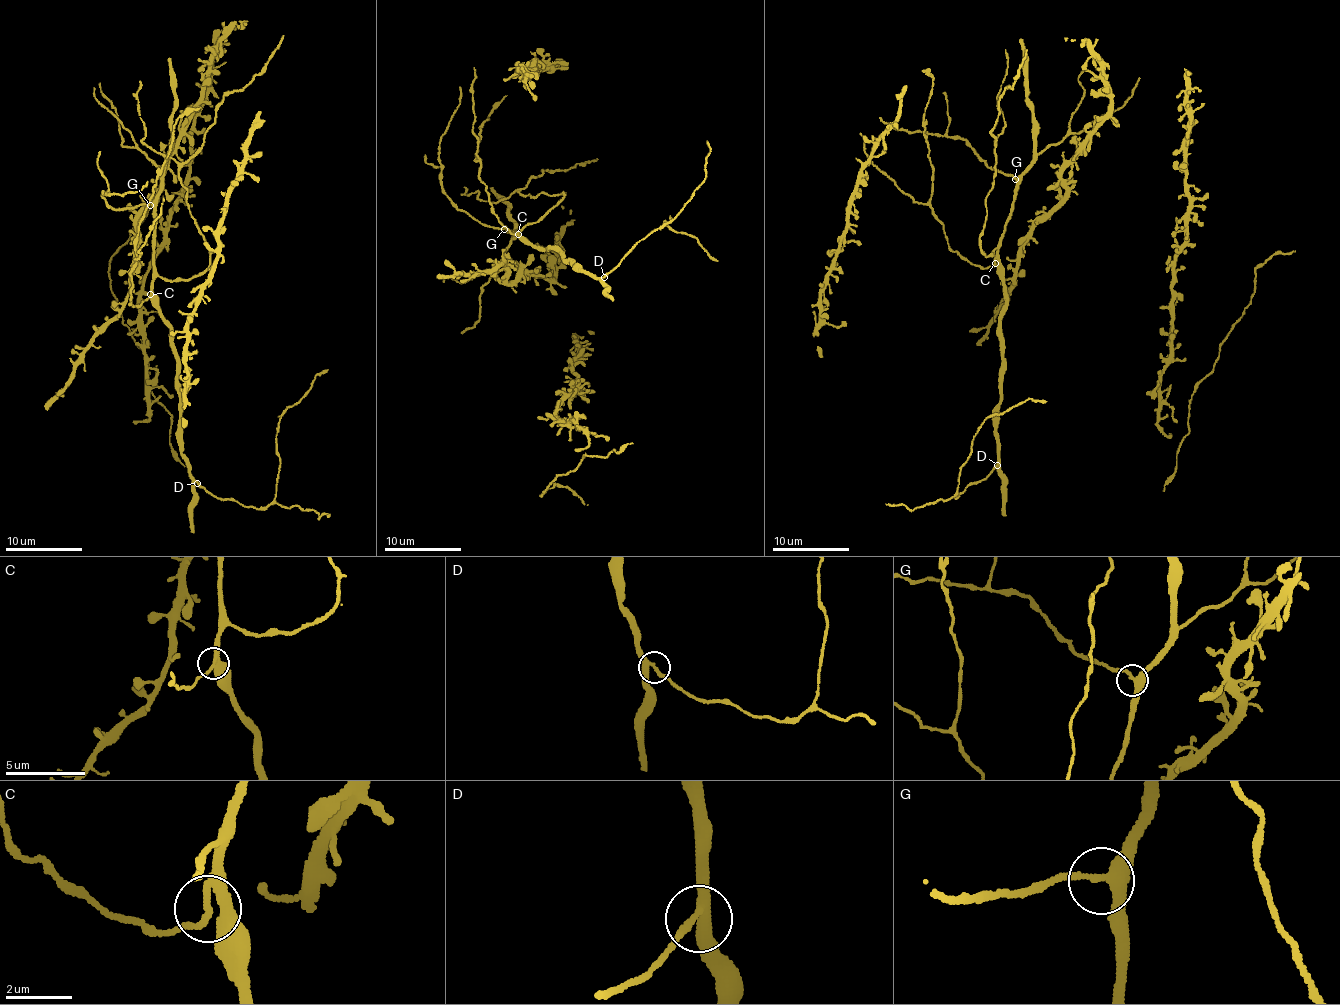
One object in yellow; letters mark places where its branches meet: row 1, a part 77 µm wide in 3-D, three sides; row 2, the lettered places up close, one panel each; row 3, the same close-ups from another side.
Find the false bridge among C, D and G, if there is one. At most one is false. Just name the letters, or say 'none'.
none

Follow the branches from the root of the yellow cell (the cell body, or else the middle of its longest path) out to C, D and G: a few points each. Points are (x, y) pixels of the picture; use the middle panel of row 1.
C: (545, 278), (509, 265), (504, 258), (504, 250), (514, 237), (508, 232), (518, 234)
D: (545, 278), (509, 265), (508, 232), (552, 248), (580, 273), (604, 277)
G: (545, 278), (509, 265), (504, 250), (514, 237), (504, 229)

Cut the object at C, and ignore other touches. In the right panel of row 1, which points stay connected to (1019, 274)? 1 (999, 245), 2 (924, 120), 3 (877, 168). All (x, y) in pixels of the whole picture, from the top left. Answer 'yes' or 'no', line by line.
1: yes
2: no
3: no

